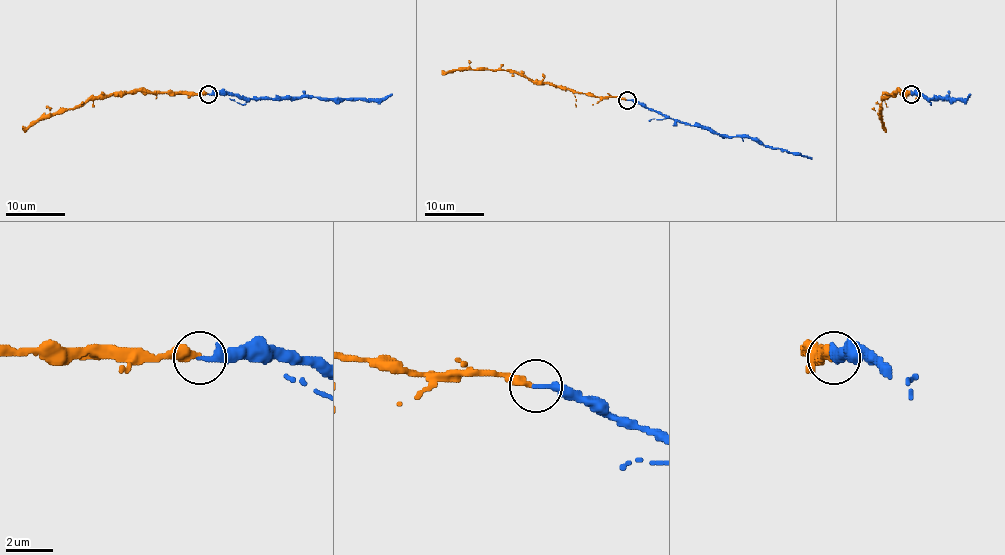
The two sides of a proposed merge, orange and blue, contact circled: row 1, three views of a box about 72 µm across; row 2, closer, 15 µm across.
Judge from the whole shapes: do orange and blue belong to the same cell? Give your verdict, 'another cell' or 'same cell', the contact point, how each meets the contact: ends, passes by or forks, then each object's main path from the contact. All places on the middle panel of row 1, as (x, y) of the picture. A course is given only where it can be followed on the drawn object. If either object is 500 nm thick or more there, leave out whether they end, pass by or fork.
same cell; place (627, 100); orange ends; blue ends; course orange (628, 99), (590, 96), (547, 83), (534, 83), (505, 70), (449, 70), (441, 74); course blue (628, 99), (635, 99), (647, 108), (681, 122), (702, 125), (729, 137), (757, 138), (765, 146), (811, 159)

